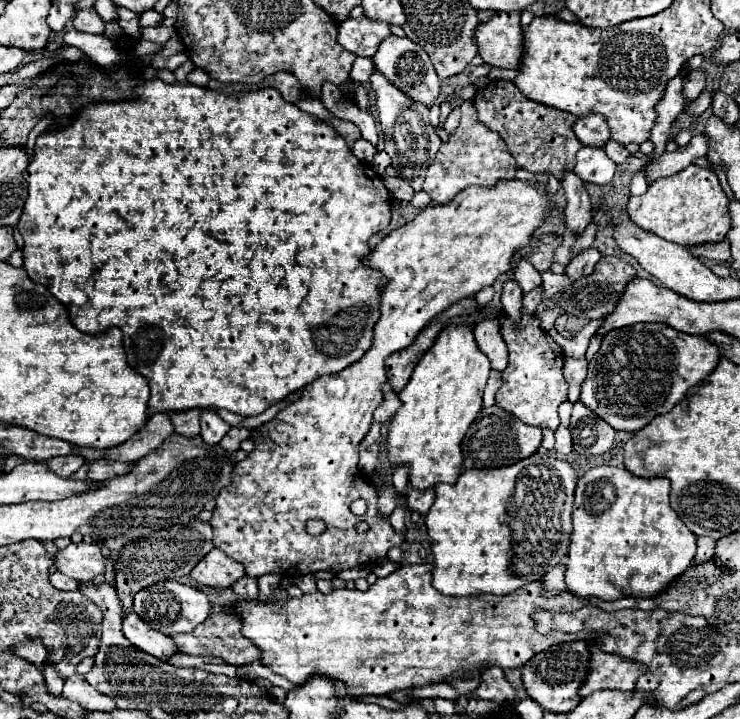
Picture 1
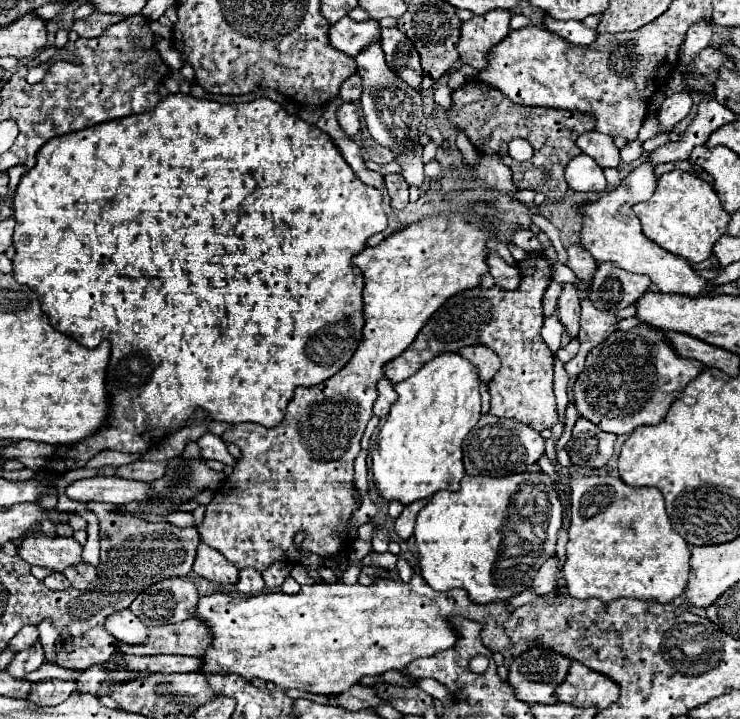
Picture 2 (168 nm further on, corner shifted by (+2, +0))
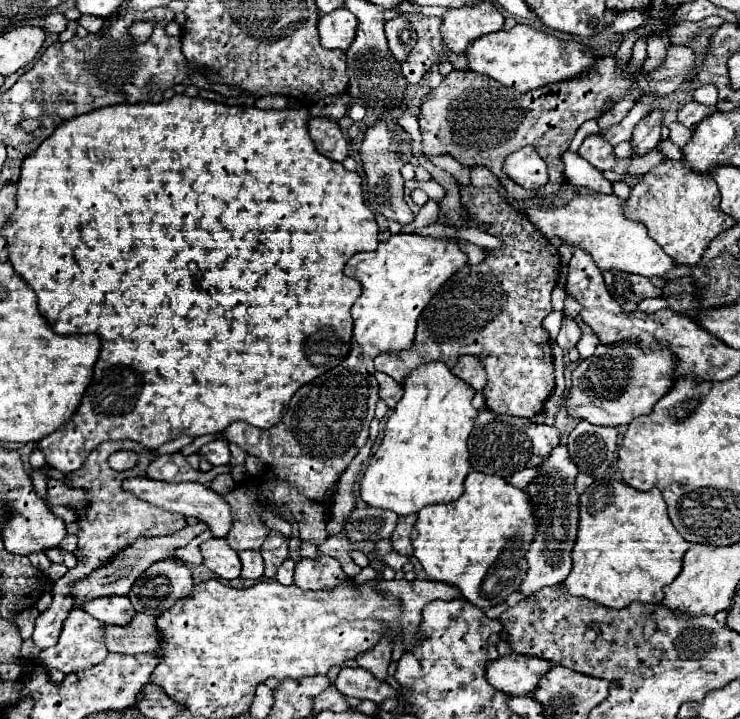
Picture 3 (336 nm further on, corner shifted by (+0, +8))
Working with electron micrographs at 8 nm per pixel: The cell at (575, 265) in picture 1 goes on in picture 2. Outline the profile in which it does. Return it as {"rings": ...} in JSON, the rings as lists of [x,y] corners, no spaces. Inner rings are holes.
{"rings":[[[565,284],[563,286],[563,294],[559,298],[559,320],[565,326],[569,338],[577,338],[577,330],[579,330],[579,298],[577,298],[577,290],[573,284]]]}

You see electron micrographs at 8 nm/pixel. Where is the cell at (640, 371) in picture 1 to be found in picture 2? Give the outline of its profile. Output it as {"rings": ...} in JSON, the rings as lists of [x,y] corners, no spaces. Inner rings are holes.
{"rings":[[[641,324],[629,332],[617,330],[613,332],[605,342],[595,346],[585,362],[583,372],[577,376],[573,384],[573,402],[579,412],[579,416],[591,420],[595,426],[599,426],[603,432],[611,434],[631,434],[635,428],[645,424],[659,424],[671,402],[683,392],[683,388],[697,378],[703,372],[701,362],[687,360],[675,354],[673,346],[665,340],[661,330],[651,328],[647,324]]]}

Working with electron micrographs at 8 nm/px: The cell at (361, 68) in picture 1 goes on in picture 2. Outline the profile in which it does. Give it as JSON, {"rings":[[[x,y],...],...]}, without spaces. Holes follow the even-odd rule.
{"rings":[[[353,74],[351,78],[347,78],[347,82],[341,84],[341,92],[339,98],[343,102],[357,102],[361,96],[361,76]]]}

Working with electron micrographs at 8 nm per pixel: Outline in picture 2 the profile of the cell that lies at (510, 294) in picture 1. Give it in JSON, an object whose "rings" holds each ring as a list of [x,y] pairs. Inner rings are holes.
{"rings":[[[489,252],[487,254],[487,266],[491,276],[495,278],[495,284],[503,290],[515,290],[519,286],[519,270],[517,266],[507,264],[499,254]]]}

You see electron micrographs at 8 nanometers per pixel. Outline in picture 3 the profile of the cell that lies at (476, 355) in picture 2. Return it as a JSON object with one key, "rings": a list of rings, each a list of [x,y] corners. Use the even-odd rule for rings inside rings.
{"rings":[[[477,354],[477,356],[459,356],[457,364],[453,366],[453,372],[463,378],[467,384],[471,384],[471,388],[475,390],[483,390],[485,388],[485,368],[483,368],[483,360],[485,356],[483,354]]]}

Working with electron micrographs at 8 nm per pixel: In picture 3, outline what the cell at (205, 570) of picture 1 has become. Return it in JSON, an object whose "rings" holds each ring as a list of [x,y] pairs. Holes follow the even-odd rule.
{"rings":[[[211,538],[201,544],[203,564],[219,578],[233,580],[241,574],[241,560],[225,538]]]}

